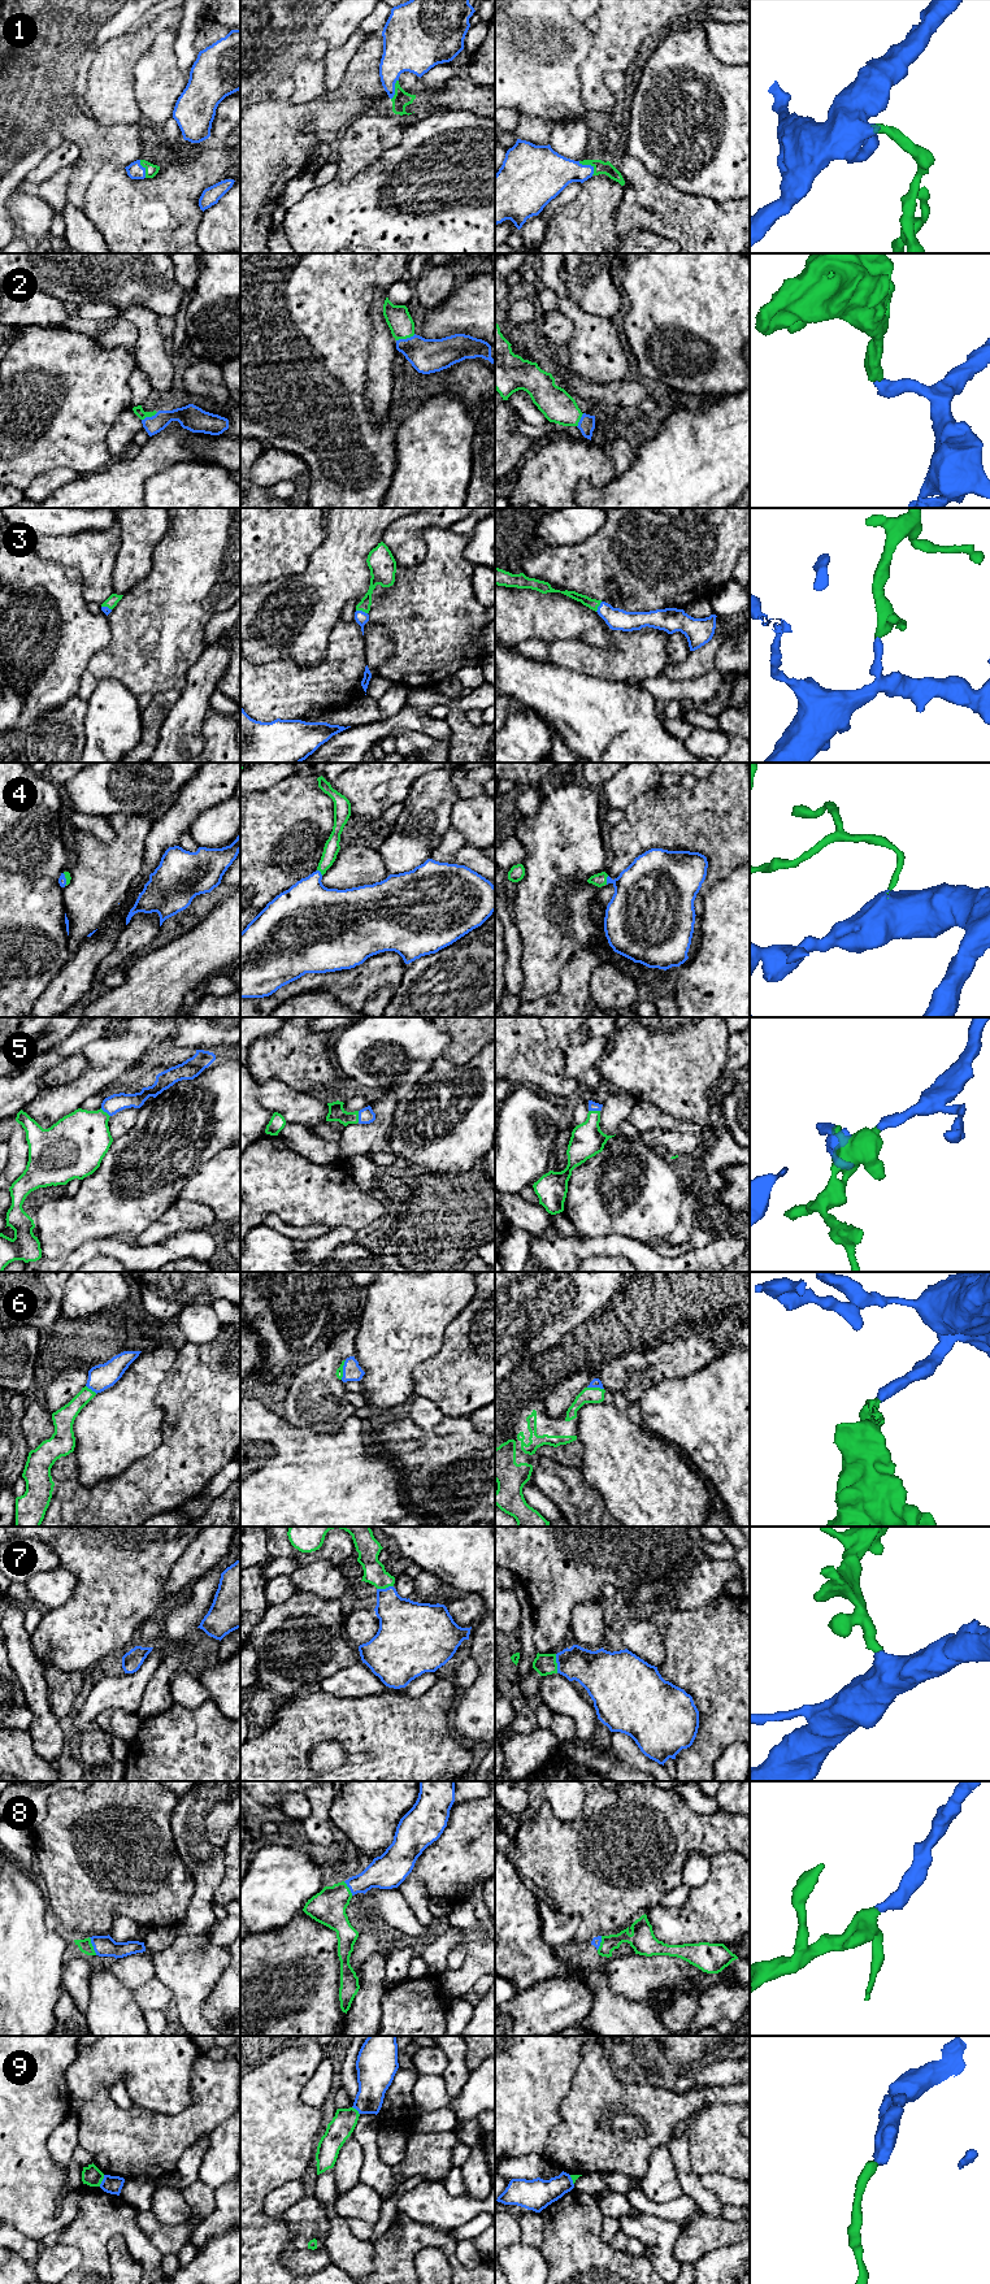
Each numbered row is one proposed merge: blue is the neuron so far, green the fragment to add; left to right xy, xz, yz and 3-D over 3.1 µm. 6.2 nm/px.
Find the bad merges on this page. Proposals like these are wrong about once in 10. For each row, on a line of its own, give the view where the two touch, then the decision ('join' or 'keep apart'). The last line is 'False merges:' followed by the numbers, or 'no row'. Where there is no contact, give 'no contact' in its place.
1: contact in yz; join
2: contact in xz; join
3: contact in xz; join
4: contact in yz; join
5: contact in xz; join
6: contact in yz; join
7: contact in yz; join
8: contact in xy; join
9: contact in xy; keep apart
False merges: 9

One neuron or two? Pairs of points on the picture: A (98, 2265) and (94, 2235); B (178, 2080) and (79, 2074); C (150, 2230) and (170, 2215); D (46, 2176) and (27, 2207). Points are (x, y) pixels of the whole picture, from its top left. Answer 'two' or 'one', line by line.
A: one
B: one
C: two
D: one

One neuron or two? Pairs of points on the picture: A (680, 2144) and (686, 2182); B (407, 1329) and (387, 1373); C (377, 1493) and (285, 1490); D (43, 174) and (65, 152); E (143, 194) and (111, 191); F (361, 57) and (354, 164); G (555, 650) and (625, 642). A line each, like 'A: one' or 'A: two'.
A: one
B: one
C: one
D: one
E: one
F: two
G: one

